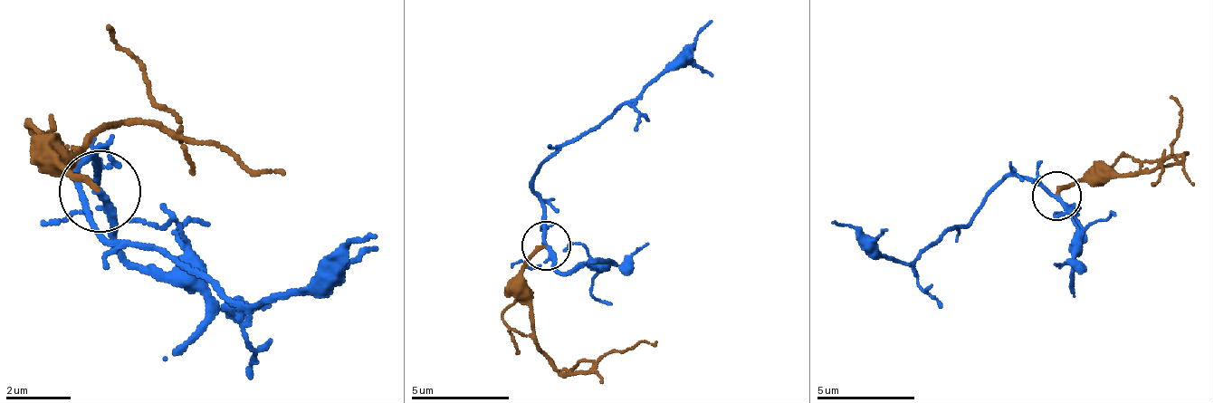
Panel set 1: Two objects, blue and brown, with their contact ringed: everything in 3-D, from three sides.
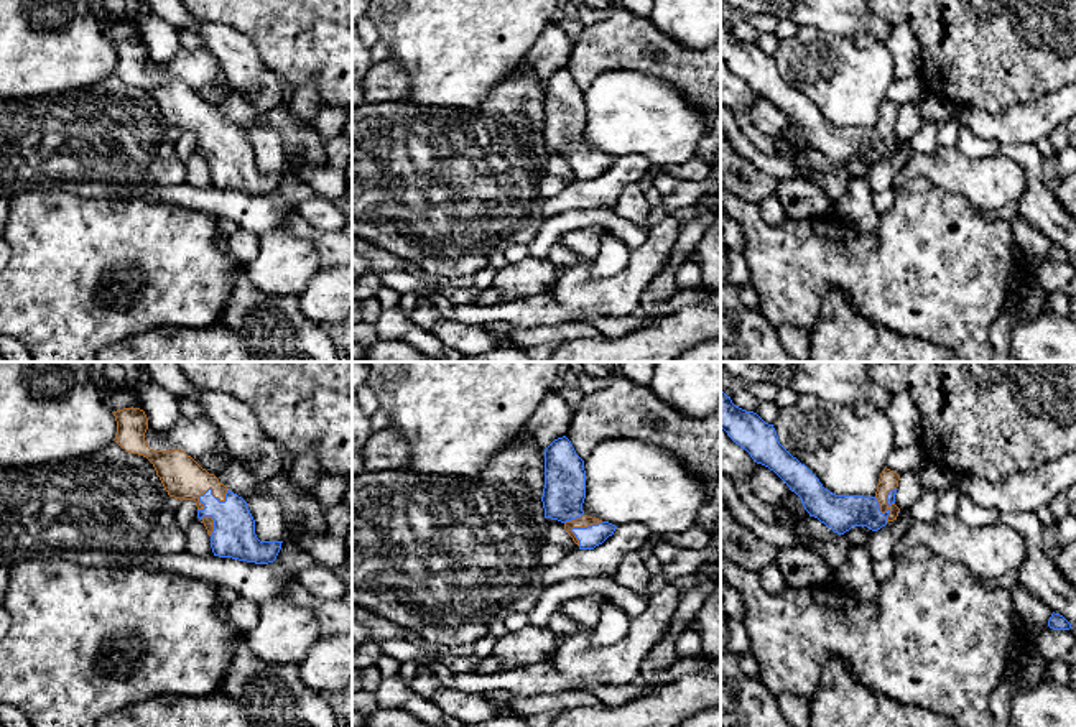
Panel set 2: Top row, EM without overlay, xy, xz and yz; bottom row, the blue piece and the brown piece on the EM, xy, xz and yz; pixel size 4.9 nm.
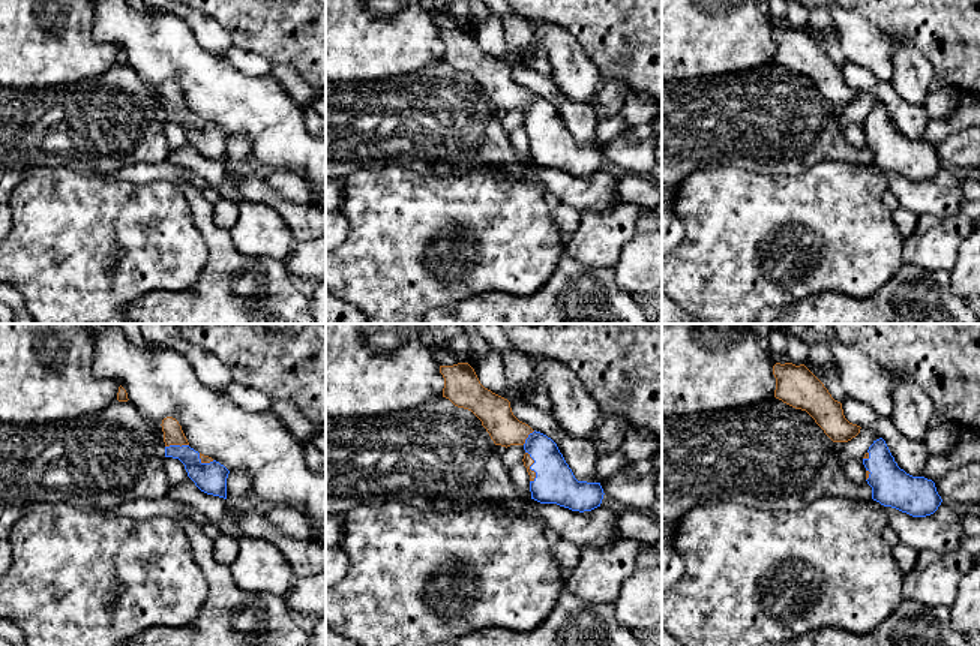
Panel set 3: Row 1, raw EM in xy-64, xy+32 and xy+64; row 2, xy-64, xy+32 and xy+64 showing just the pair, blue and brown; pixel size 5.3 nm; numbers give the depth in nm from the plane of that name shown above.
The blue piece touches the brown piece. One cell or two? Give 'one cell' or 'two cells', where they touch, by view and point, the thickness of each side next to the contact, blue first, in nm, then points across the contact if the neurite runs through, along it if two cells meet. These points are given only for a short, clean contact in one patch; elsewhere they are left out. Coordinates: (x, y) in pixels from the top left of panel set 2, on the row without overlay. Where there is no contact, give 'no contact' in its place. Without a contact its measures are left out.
one cell; meets blue in yz at (887, 134); 180 nm thick on the blue side, 90 nm on the other; runs through yz (838, 143), (884, 143), (887, 134), (889, 111)

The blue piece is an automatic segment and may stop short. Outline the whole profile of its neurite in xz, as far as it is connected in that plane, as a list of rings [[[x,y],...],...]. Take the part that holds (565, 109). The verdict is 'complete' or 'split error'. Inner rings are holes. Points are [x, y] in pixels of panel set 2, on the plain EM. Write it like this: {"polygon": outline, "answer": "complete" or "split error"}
{"polygon": [[[563,67],[545,81],[545,150],[564,156],[579,181],[594,181],[614,166],[615,156],[587,148],[582,143],[586,130],[584,92],[576,86],[571,72]]], "answer": "split error"}

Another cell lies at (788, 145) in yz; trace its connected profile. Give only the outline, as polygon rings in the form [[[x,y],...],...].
[[[790,123],[785,135],[775,140],[775,145],[780,155],[790,160],[791,163],[795,163],[793,158],[801,150],[809,148],[809,145],[805,141],[801,135],[801,130],[795,123]]]

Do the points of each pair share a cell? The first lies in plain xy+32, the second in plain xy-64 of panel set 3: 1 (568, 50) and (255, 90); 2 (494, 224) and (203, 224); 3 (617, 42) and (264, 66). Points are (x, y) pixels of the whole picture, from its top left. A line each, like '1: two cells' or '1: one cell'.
1: two cells
2: two cells
3: two cells

